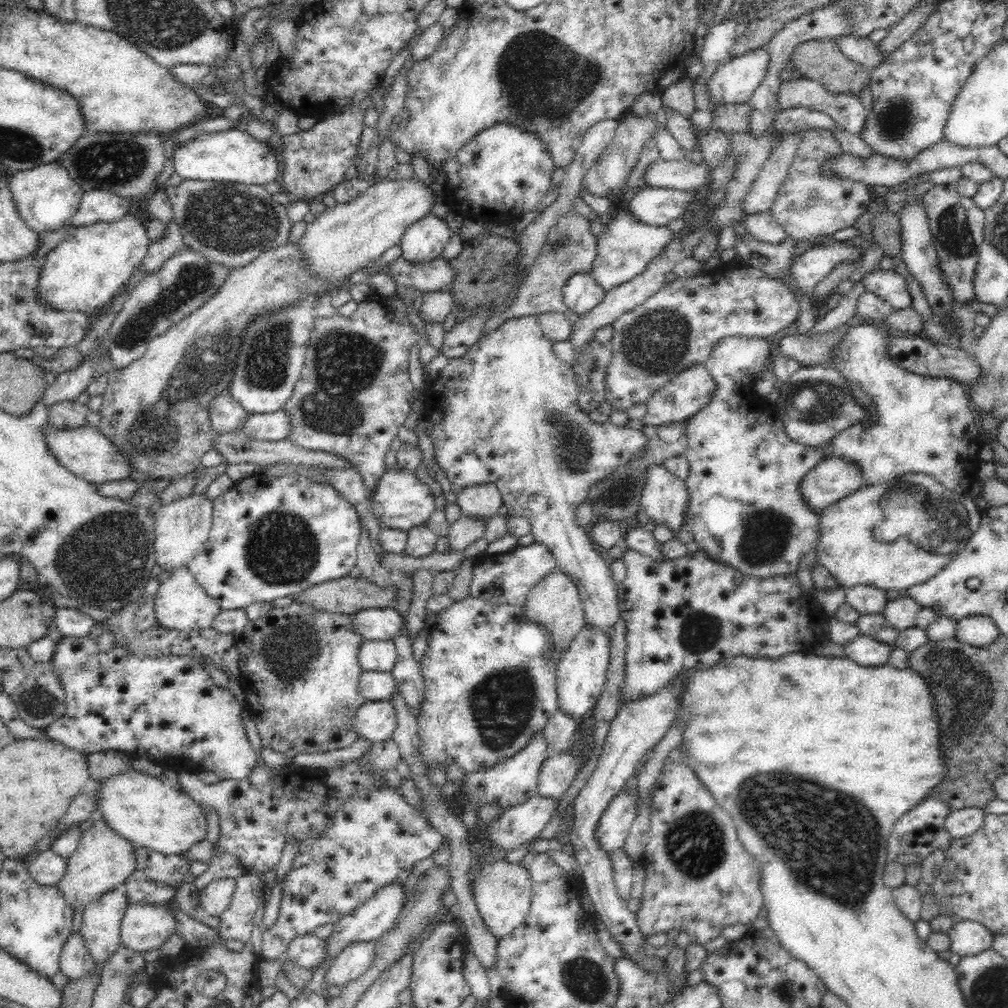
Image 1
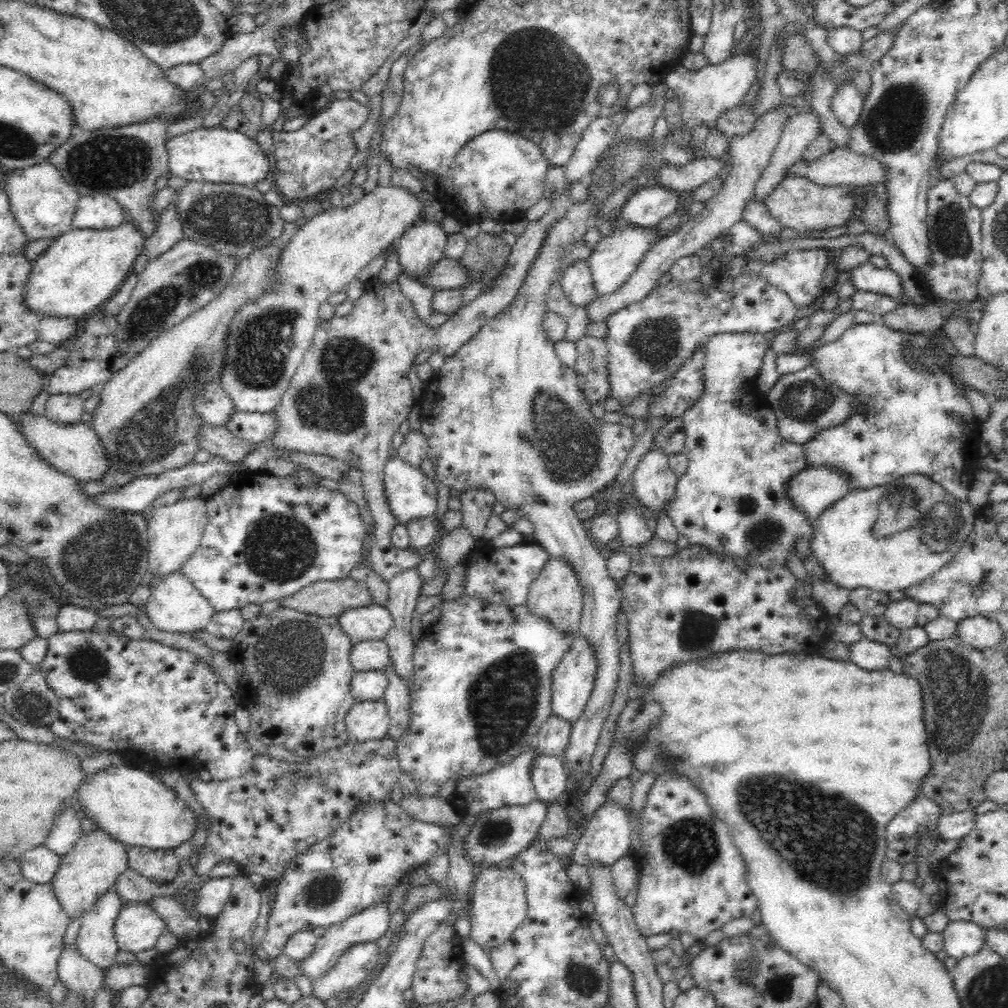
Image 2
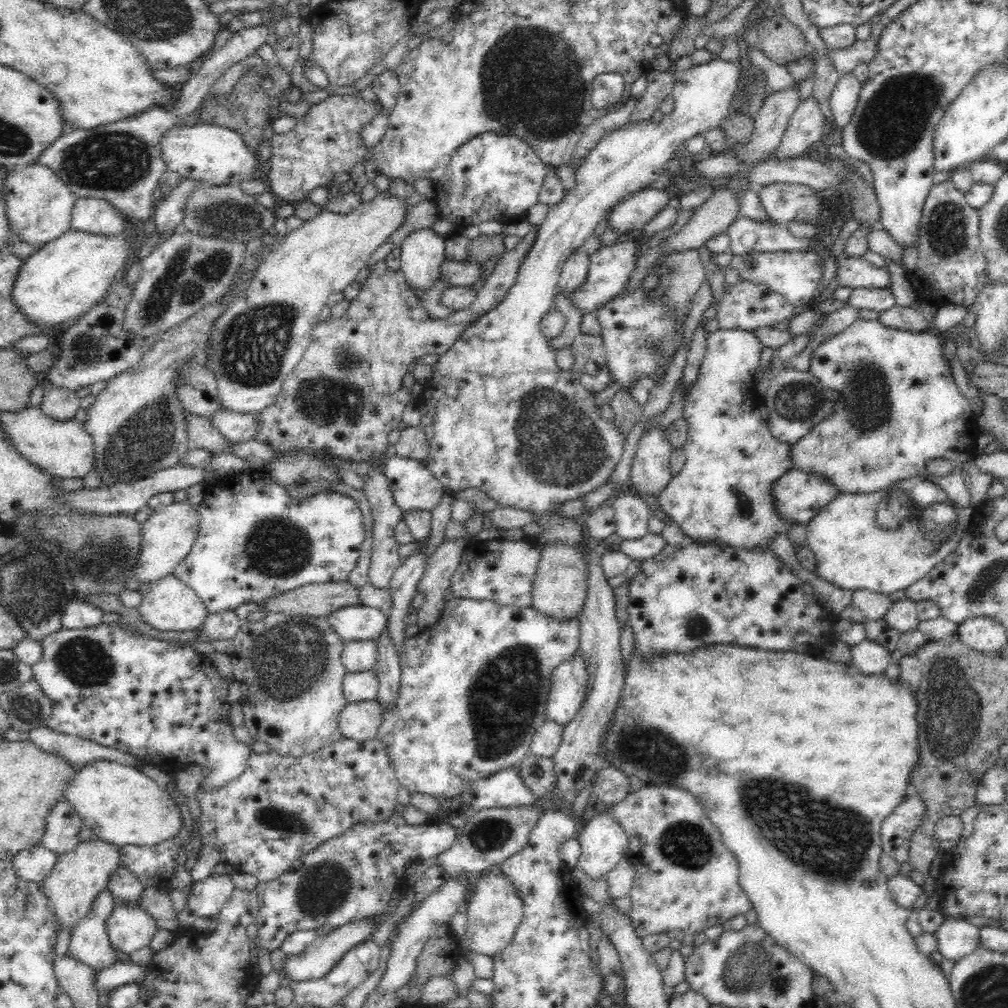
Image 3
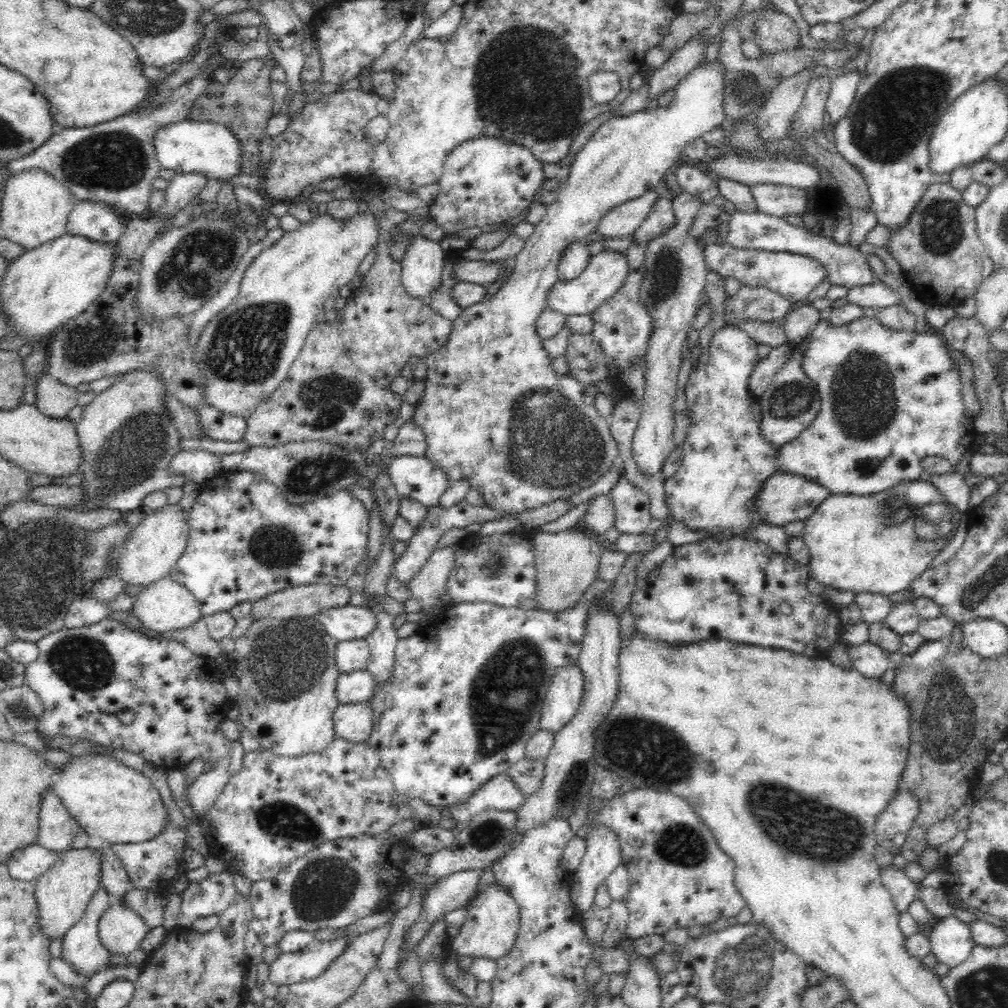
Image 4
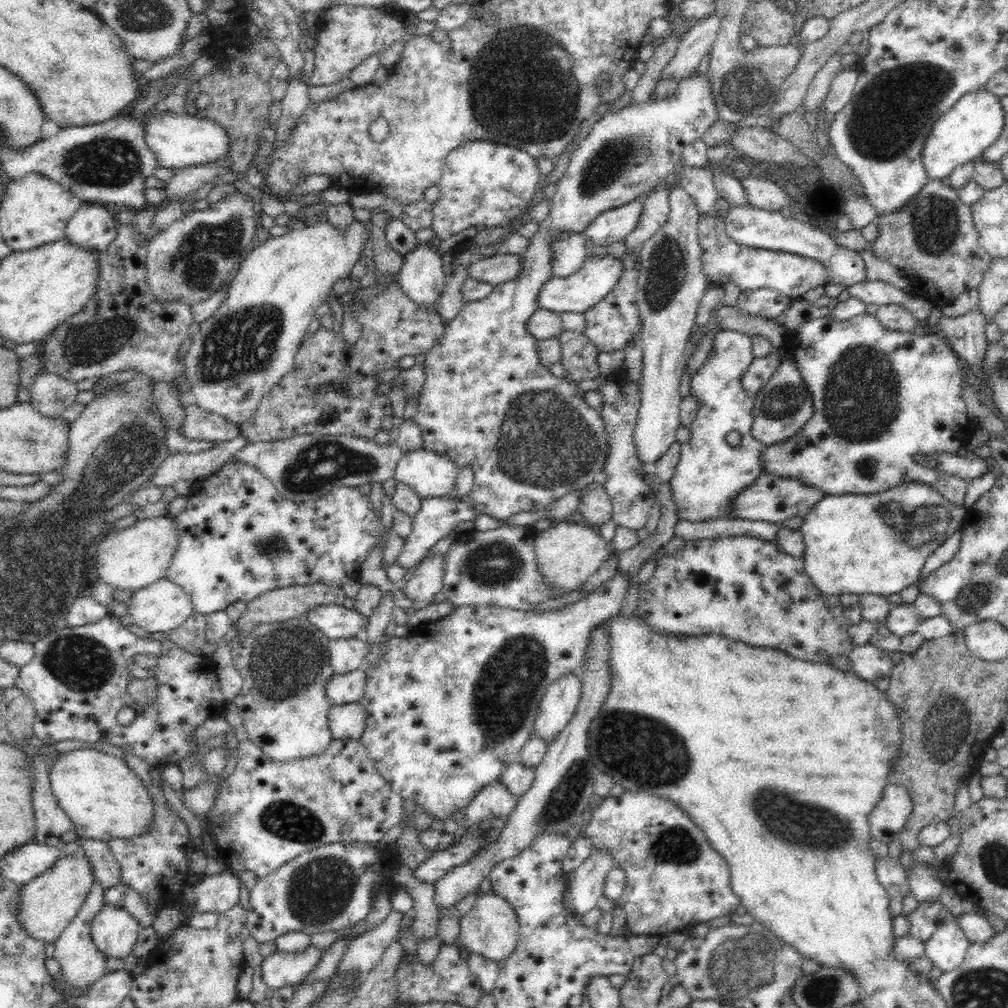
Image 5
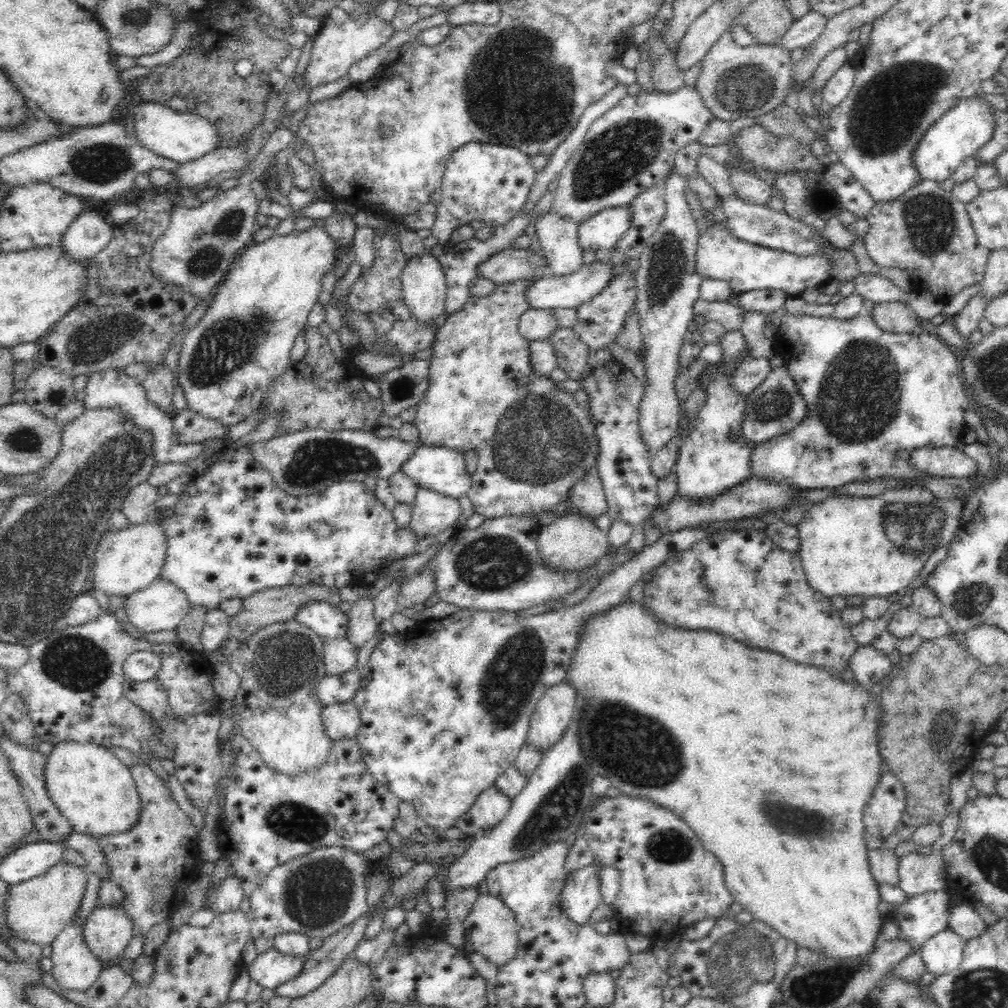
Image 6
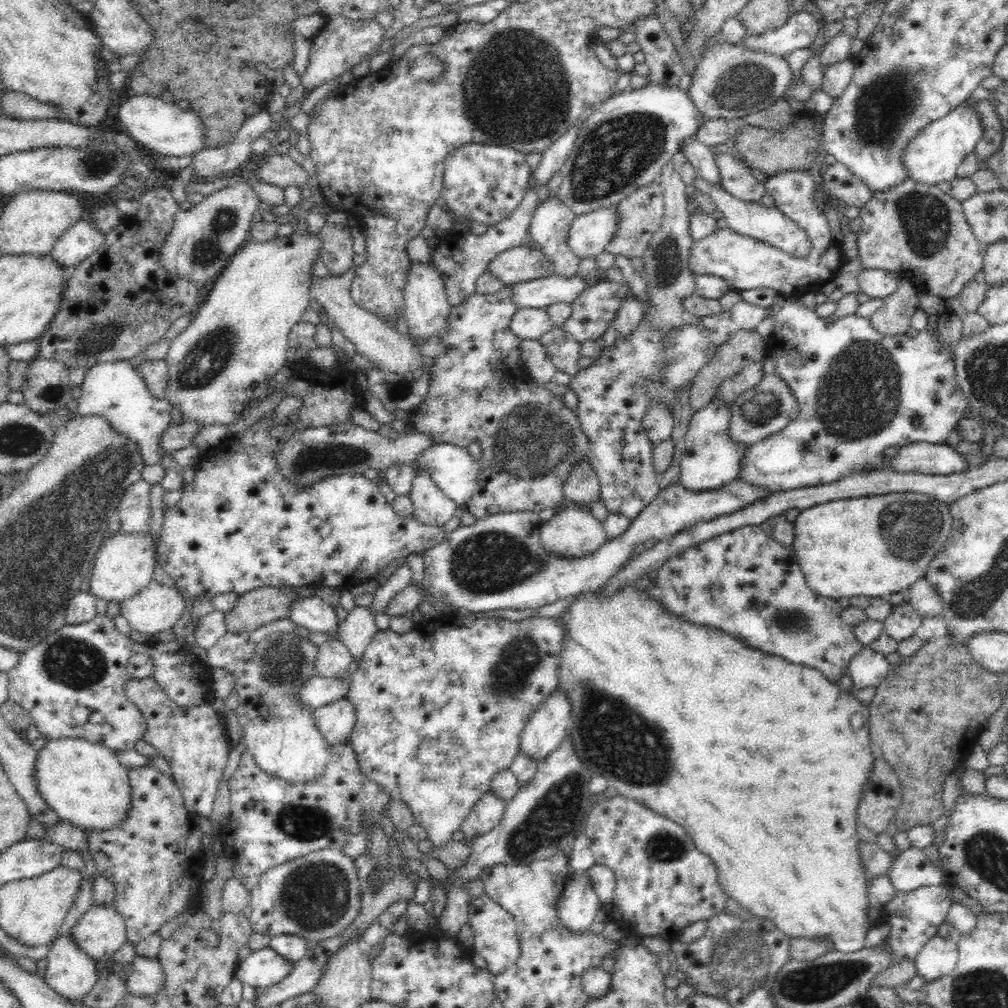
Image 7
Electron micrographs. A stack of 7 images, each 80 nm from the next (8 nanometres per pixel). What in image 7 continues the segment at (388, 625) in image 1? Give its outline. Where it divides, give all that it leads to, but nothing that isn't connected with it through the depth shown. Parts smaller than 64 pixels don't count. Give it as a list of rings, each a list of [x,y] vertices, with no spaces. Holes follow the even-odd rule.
[[[315,595],[311,598],[301,598],[294,600],[288,608],[288,618],[298,627],[304,627],[312,632],[327,632],[331,636],[335,637],[338,630],[338,618],[334,611],[334,606],[326,604],[320,598]]]

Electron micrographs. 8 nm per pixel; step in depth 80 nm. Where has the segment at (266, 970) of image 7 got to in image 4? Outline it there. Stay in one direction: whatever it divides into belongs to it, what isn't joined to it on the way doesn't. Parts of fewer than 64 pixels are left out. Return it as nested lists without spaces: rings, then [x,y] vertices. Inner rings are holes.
[[[336,938],[332,942],[314,940],[298,952],[281,952],[268,966],[268,982],[280,986],[312,980],[320,976],[336,956],[344,952],[353,938]]]

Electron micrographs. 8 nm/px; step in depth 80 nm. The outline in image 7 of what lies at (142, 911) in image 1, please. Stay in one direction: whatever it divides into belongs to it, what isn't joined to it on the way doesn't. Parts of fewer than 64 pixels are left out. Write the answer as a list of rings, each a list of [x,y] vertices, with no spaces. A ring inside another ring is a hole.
[[[91,904],[70,930],[70,936],[90,958],[108,960],[126,943],[124,917],[112,905]]]

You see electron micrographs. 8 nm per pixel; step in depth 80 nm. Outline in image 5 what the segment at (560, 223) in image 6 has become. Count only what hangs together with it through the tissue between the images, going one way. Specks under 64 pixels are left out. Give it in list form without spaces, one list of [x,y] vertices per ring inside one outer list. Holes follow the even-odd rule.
[[[568,230],[556,234],[556,238],[550,242],[552,274],[564,277],[580,270],[589,255],[584,243],[585,238],[580,232]]]

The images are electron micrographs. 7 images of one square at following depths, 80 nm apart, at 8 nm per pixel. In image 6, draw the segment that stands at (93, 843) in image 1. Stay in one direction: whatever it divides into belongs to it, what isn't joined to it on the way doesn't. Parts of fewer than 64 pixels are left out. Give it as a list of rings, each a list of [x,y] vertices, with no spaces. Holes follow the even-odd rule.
[[[64,862],[34,878],[10,884],[4,894],[6,925],[19,940],[41,947],[52,944],[56,936],[70,923],[70,918],[85,895],[88,870]]]

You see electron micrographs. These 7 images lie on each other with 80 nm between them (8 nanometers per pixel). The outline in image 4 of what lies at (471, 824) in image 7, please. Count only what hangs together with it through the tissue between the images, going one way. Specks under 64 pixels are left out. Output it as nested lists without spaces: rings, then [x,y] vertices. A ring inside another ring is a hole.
[[[502,773],[484,783],[468,800],[450,809],[452,819],[463,827],[482,811],[516,811],[525,800],[512,779]]]

